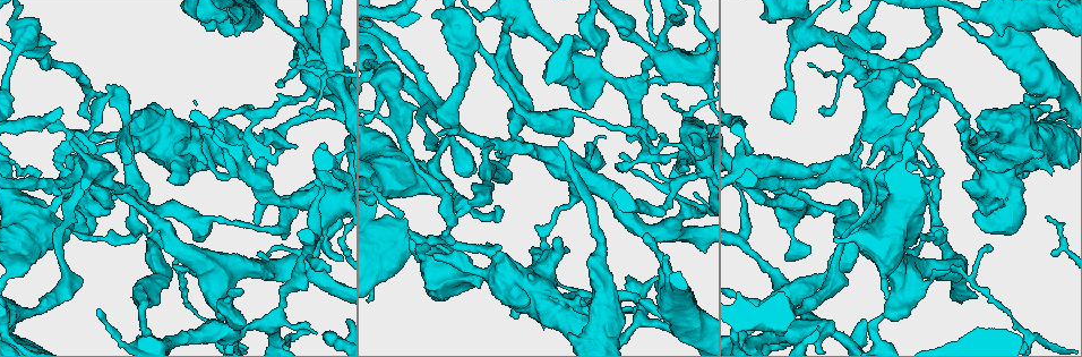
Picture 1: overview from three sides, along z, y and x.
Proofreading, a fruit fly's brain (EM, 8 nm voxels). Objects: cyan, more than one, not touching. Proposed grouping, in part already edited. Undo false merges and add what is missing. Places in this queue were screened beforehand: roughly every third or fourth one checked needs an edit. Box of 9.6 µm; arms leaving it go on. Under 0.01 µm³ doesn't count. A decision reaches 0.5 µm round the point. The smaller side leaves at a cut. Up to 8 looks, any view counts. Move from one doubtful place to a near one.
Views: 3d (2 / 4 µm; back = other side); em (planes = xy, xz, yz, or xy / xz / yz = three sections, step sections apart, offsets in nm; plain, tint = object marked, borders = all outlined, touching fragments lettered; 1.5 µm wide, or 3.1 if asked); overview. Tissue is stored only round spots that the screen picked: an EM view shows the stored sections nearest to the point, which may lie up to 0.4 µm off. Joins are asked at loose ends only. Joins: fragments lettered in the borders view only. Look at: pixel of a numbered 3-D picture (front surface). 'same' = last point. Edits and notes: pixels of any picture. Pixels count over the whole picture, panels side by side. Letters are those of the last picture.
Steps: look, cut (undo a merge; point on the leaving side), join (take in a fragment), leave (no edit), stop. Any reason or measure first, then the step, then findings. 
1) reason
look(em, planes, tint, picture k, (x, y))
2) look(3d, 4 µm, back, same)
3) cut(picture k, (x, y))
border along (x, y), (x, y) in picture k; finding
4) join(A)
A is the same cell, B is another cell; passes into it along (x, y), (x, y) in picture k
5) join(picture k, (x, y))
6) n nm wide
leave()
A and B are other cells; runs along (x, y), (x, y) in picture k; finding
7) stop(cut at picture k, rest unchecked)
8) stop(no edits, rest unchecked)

thick end
look(em, xz, step 4, borders, picture 1, (590, 46))

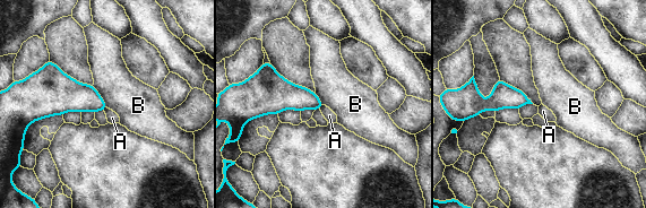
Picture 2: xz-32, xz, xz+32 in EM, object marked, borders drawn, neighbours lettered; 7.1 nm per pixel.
look(em, planes, borders, same)

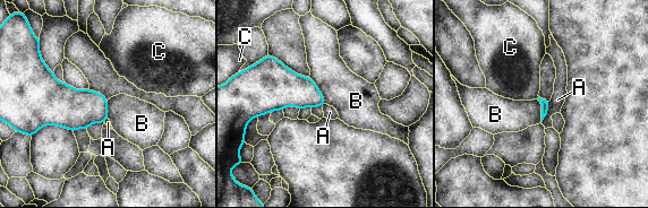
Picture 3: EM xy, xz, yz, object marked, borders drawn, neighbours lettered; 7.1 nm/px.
leave()
A, B and C are other cells; border along (308, 77), (317, 87), (325, 103) in picture 3; none of them fits

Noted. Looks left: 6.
calibre changes
look(em, planes, borders, picture 1, (307, 69))

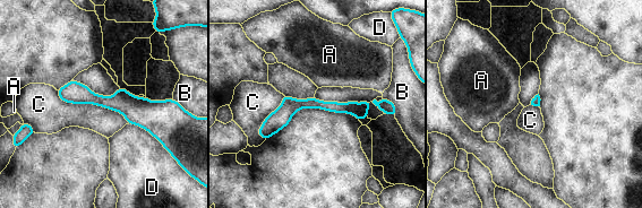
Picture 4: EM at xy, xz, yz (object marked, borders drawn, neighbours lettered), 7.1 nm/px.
60 nm wide
leave()
A, B, C and D are other cells; one neuron here

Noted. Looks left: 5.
thin end
look(em, yz, step 4, tint, picture 1, (258, 256))

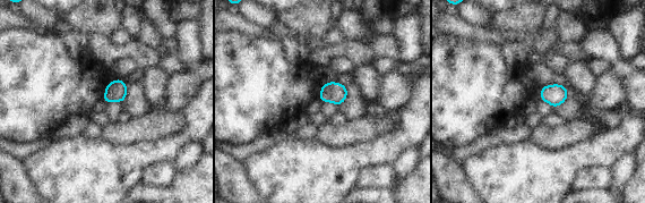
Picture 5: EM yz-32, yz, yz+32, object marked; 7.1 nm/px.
look(em, planes, borders, same)

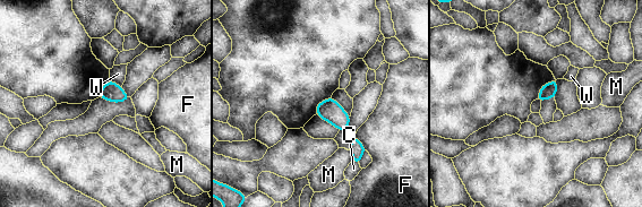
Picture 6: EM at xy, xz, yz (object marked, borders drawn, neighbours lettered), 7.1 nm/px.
leave()
C, F, M and W are other cells; border along (111, 79), (121, 86) in picture 6; no lettered fragment goes on from it

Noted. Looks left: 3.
stop(no edits, rest unchecked)

